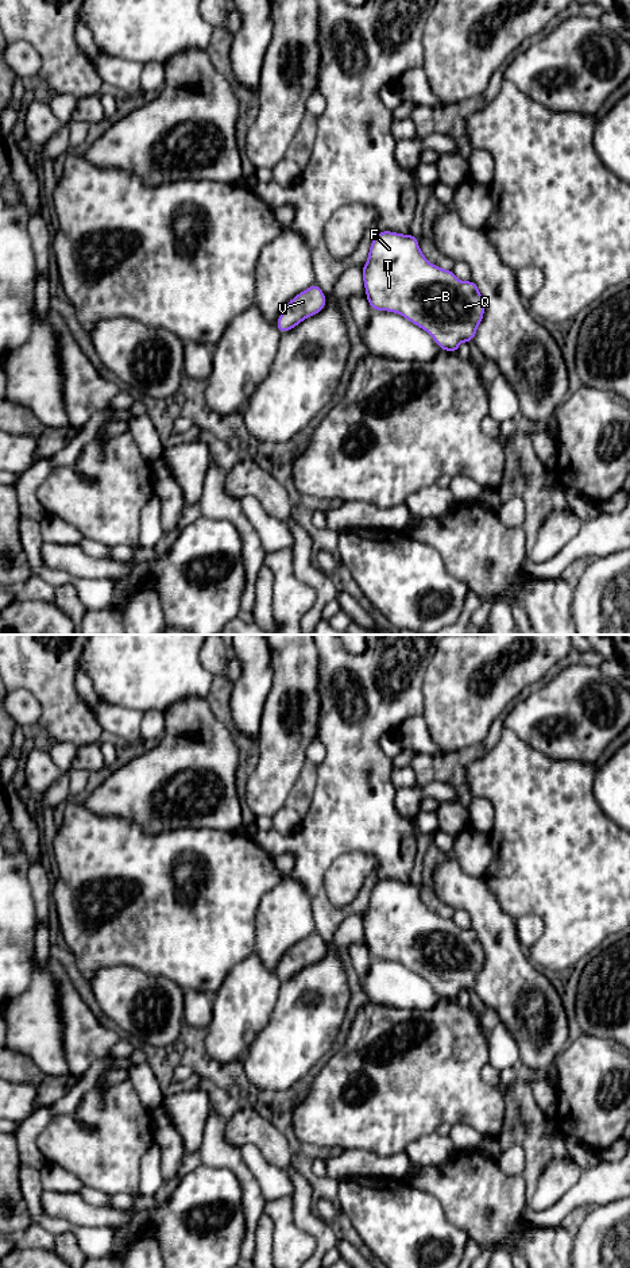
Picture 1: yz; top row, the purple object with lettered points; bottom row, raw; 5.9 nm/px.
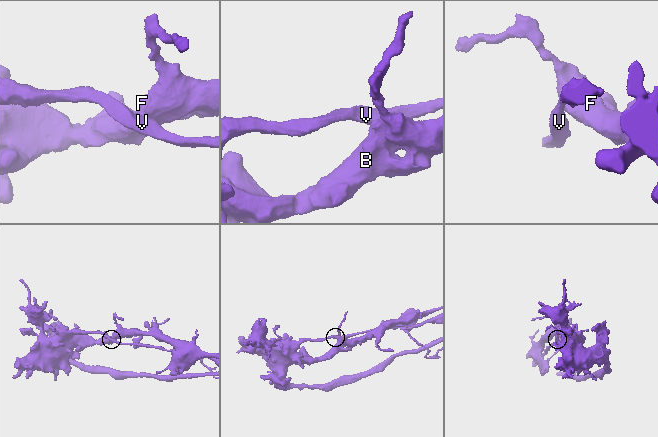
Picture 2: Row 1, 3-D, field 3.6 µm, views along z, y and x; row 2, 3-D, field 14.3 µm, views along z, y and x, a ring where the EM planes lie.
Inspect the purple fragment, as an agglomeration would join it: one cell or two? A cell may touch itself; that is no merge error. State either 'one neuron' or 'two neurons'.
one neuron

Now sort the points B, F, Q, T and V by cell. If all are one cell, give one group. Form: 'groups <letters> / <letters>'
groups B F Q T V

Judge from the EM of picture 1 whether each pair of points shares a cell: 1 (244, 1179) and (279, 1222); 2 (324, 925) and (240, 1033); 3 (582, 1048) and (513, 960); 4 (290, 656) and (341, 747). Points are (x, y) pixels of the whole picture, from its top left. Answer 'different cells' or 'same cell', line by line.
1: different cells
2: different cells
3: different cells
4: different cells

